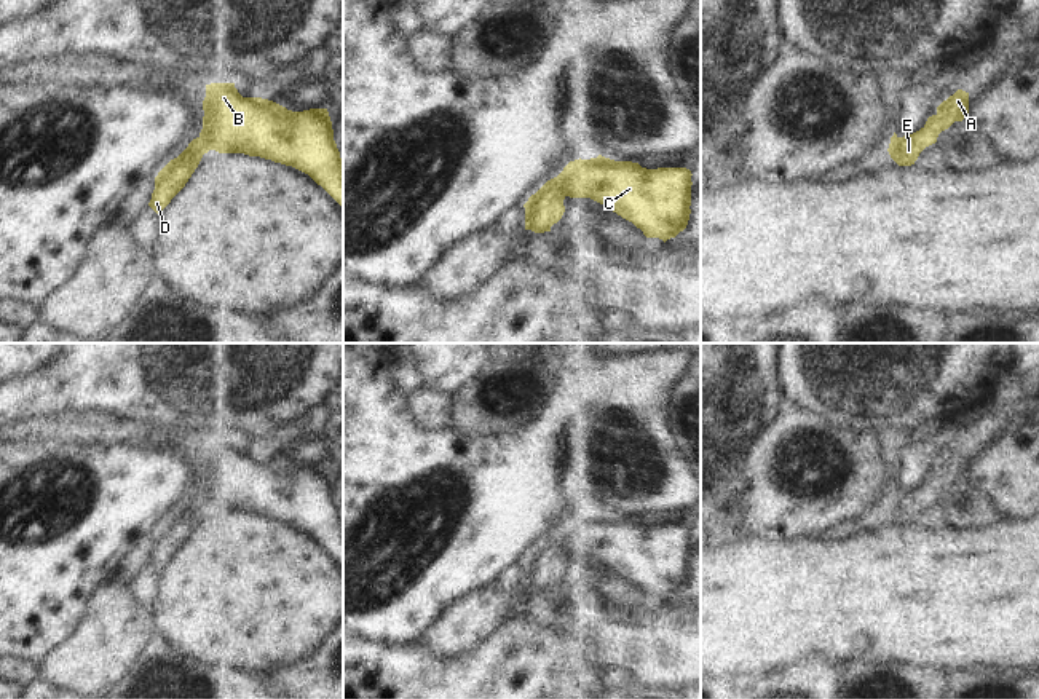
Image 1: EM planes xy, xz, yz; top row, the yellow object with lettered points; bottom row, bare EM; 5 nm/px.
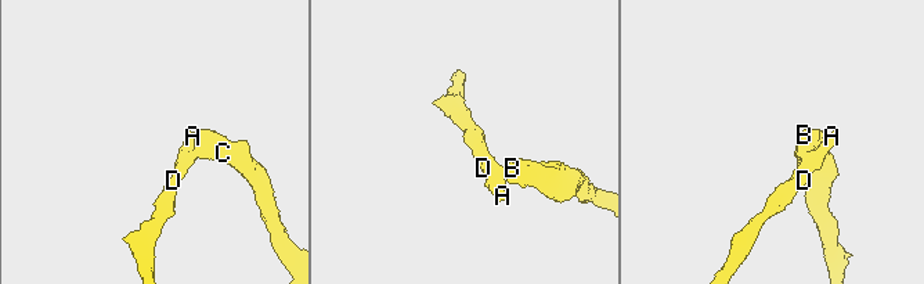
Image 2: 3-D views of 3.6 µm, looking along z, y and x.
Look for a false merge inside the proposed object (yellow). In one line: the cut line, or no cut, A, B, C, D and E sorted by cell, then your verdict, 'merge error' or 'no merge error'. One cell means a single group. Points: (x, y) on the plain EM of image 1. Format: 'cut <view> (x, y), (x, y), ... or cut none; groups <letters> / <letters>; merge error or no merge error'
cut xz (556, 535), (567, 552); groups A D E / B C; merge error

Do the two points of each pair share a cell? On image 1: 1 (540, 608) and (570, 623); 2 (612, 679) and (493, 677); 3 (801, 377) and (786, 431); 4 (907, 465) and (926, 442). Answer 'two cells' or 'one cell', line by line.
1: one cell
2: one cell
3: two cells
4: one cell

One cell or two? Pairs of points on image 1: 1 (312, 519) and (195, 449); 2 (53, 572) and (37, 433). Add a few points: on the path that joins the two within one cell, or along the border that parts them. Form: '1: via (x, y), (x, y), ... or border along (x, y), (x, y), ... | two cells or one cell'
1: via (283, 493), (264, 485), (240, 482), (224, 466) | one cell
2: border along (74, 442), (19, 441), (16, 444) | two cells

